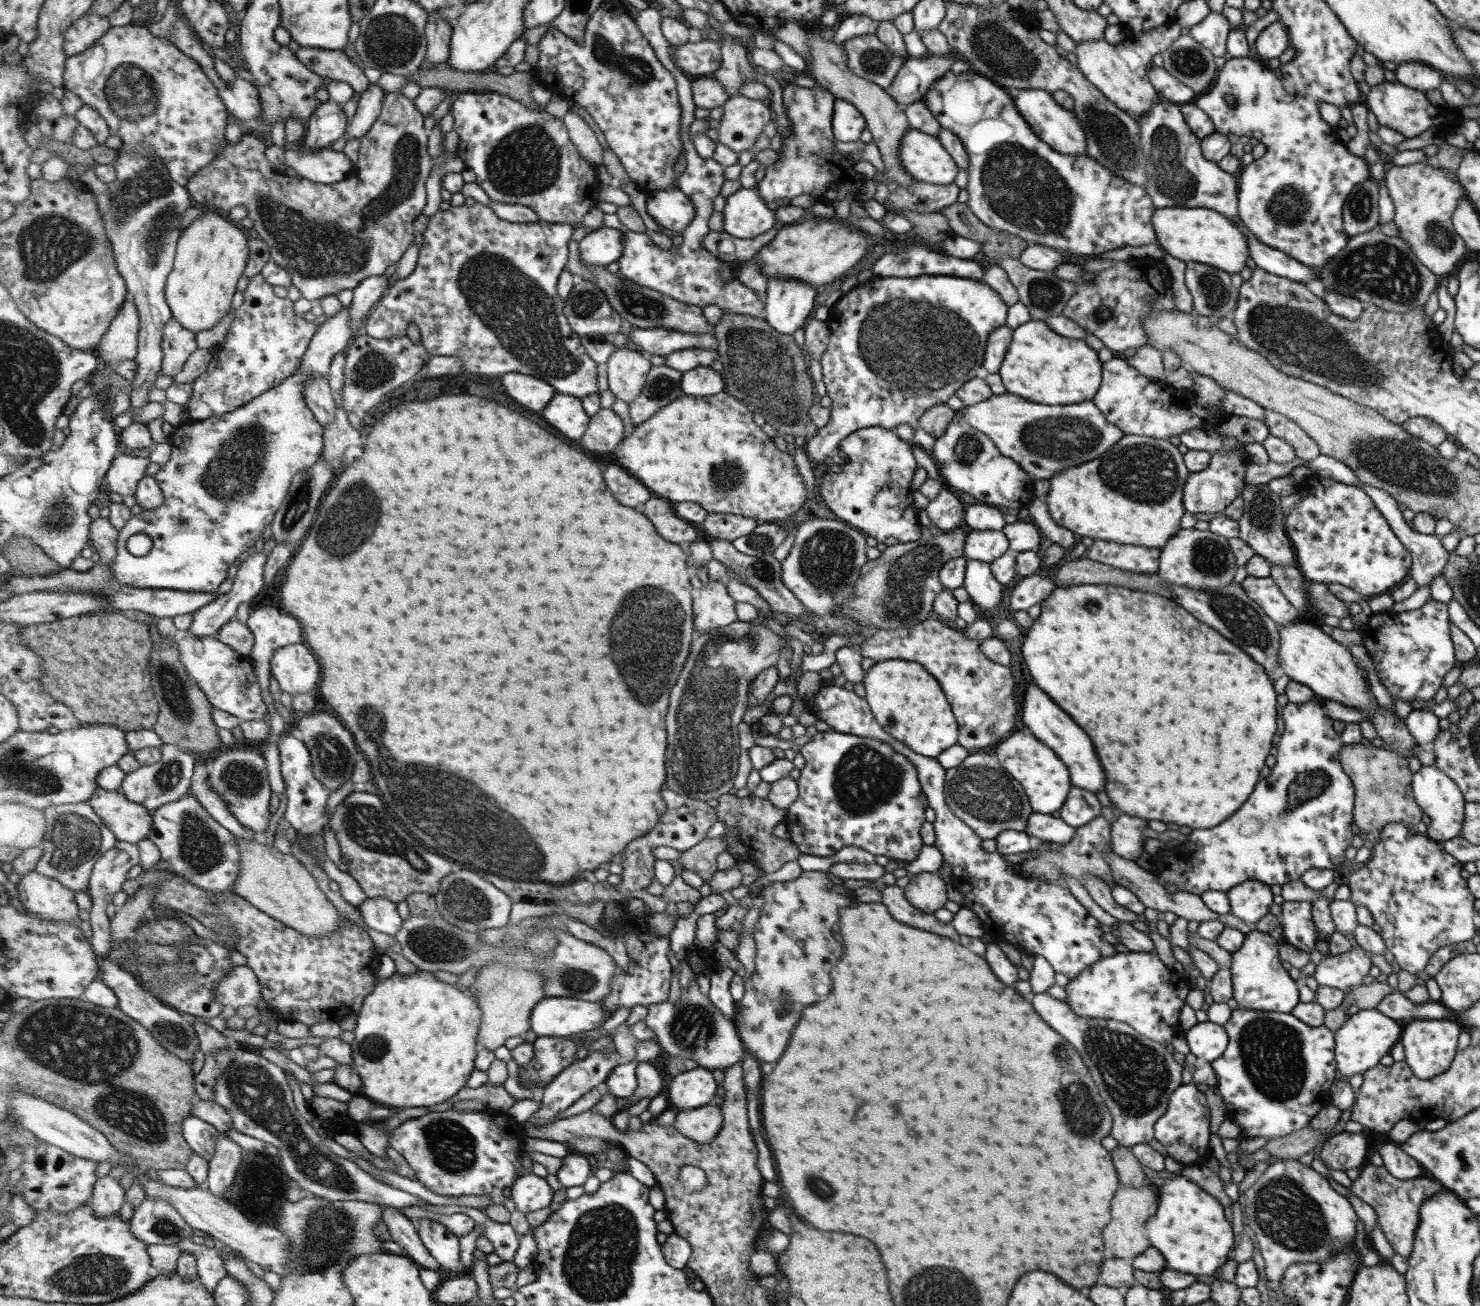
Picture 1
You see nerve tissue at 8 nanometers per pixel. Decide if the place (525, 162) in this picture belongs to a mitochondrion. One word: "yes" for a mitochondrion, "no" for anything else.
yes

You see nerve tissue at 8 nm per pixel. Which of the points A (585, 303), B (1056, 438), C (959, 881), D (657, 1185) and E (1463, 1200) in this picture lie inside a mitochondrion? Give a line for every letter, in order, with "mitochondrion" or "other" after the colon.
A: mitochondrion
B: mitochondrion
C: other
D: other
E: other

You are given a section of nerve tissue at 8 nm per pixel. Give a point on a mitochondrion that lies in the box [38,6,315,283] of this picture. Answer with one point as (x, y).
(144, 198)

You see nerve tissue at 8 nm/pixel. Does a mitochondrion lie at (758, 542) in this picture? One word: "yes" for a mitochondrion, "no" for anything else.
yes

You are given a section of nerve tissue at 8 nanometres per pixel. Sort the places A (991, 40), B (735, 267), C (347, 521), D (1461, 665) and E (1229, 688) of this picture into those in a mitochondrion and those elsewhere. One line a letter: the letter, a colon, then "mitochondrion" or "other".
A: mitochondrion
B: other
C: mitochondrion
D: other
E: other

